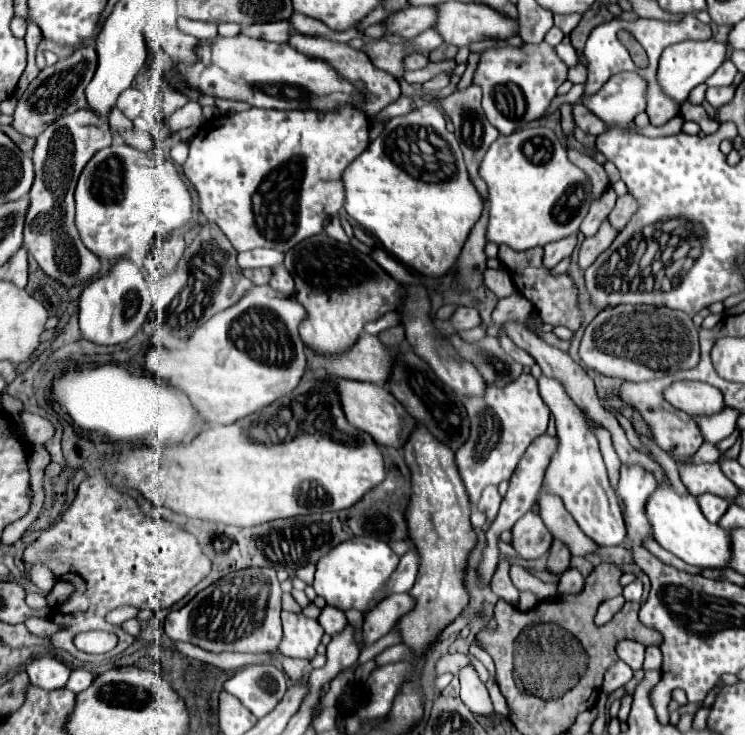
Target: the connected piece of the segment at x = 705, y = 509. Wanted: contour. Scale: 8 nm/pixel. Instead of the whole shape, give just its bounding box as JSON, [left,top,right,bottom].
[697,494,729,524]

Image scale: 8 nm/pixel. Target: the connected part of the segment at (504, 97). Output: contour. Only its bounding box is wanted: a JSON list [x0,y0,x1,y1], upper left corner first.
[473,42,567,134]

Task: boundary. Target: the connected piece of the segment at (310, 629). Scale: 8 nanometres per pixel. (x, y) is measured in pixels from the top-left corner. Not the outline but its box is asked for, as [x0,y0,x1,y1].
[279,610,323,660]

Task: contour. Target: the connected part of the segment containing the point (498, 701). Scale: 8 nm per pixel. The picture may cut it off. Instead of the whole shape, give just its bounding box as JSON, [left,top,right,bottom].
[487,672,511,718]

